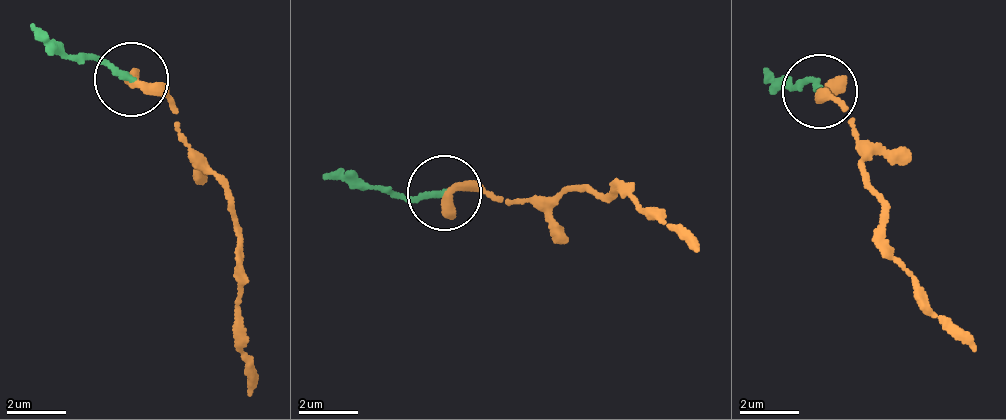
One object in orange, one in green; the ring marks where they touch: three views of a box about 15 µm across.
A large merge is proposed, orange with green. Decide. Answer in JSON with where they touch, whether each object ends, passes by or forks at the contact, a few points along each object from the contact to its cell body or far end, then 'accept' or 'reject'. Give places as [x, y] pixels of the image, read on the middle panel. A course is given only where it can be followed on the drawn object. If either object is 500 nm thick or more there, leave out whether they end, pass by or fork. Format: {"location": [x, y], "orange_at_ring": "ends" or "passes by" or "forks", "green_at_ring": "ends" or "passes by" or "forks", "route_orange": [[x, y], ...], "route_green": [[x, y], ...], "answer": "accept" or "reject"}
{"location": [444, 192], "orange_at_ring": "ends", "green_at_ring": "ends", "route_orange": [[441, 191], [518, 198], [575, 185], [624, 185], [695, 248]], "route_green": [[441, 191], [408, 199], [321, 177]], "answer": "accept"}

